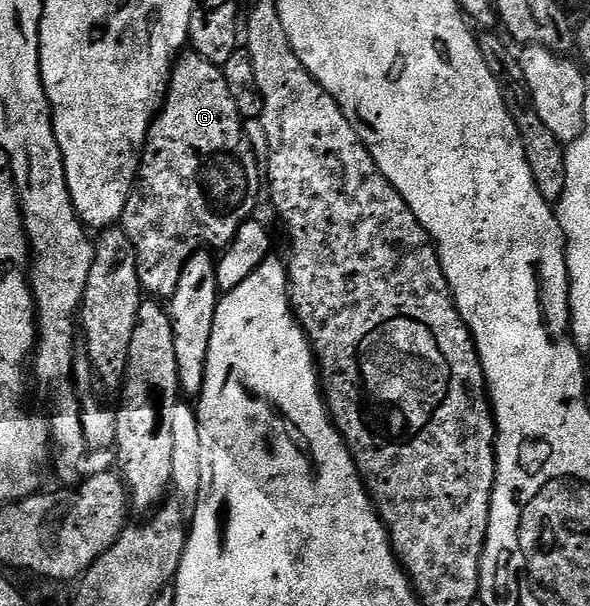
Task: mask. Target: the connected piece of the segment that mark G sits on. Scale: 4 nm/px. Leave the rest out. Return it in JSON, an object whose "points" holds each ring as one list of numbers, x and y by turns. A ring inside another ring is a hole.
{"points":[[191,49,185,50,177,58,172,69,172,79,168,82,168,94,164,97,163,107,160,108,156,118,152,120,152,128,148,131,148,140,144,142,144,150,140,157,140,169,130,197,126,201,126,209,122,216,122,226,126,237,130,237,130,241,136,250,136,264,138,265,140,286,149,296,161,301,167,300,174,293,174,289,178,289,178,281,182,277,182,269,186,265,186,261,190,261,190,257,194,252,201,249,213,249,212,247,220,247,219,249,227,248,228,244,232,242,232,238,238,233,240,226,249,222,255,216,252,214,255,213,256,202,260,199,260,187,262,191,262,163,256,159,255,149,244,132,245,120,242,116,240,117,240,107,236,104,235,97,232,96,232,87,228,84,228,79,224,74,225,72,221,68,215,67,206,57,202,57,198,52]]}

